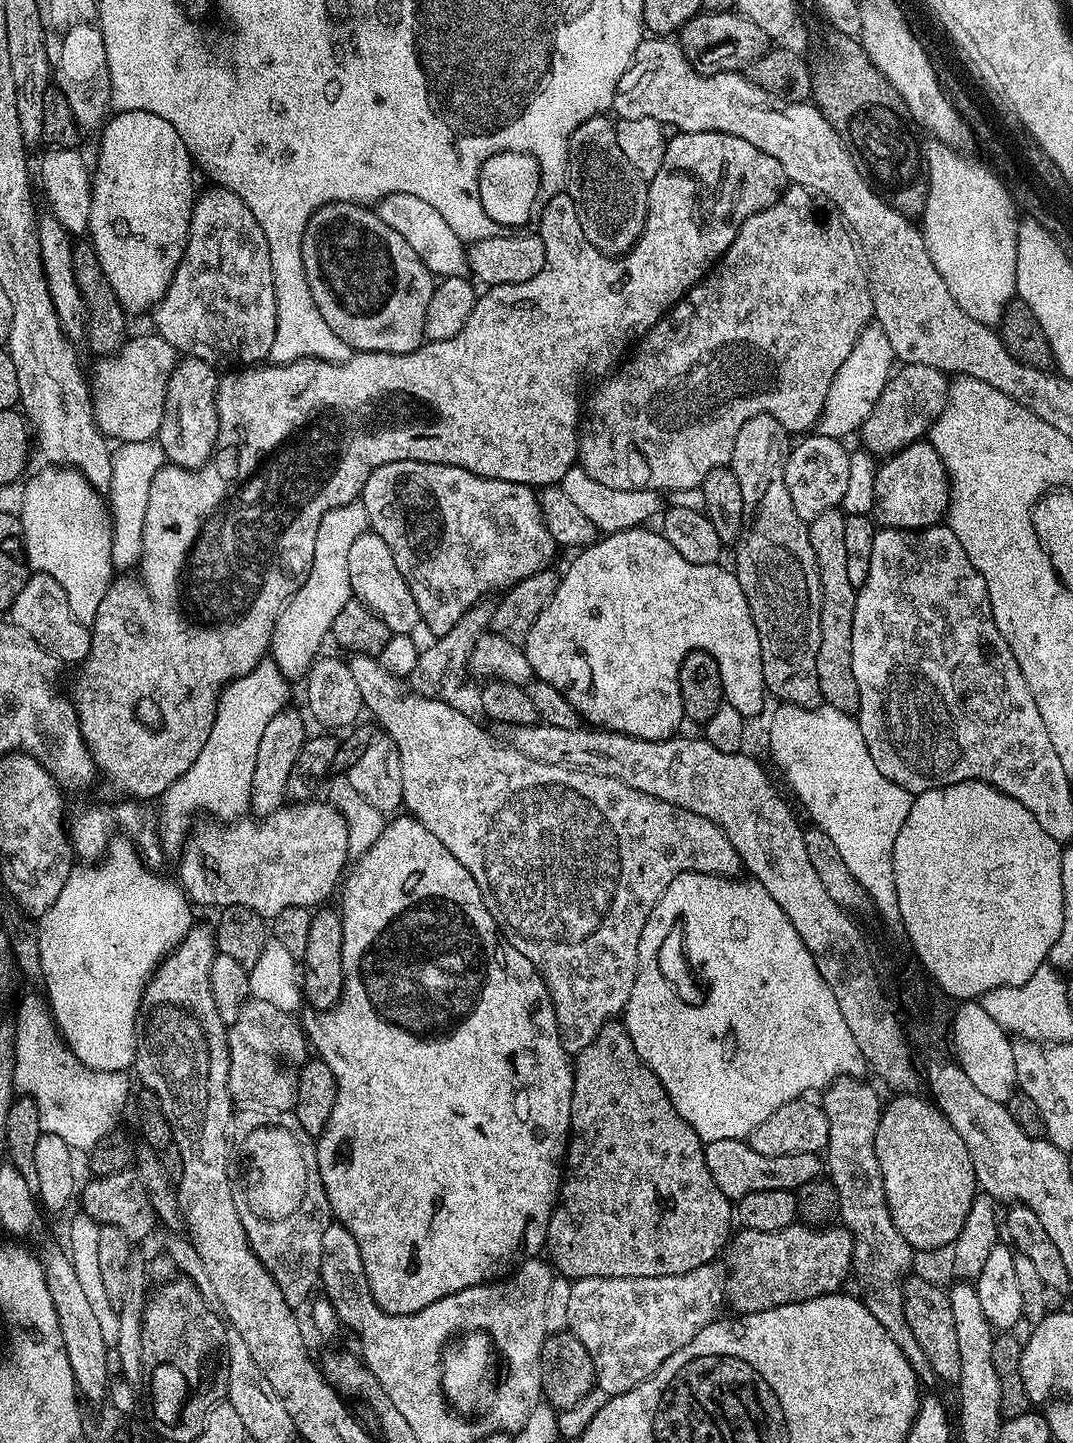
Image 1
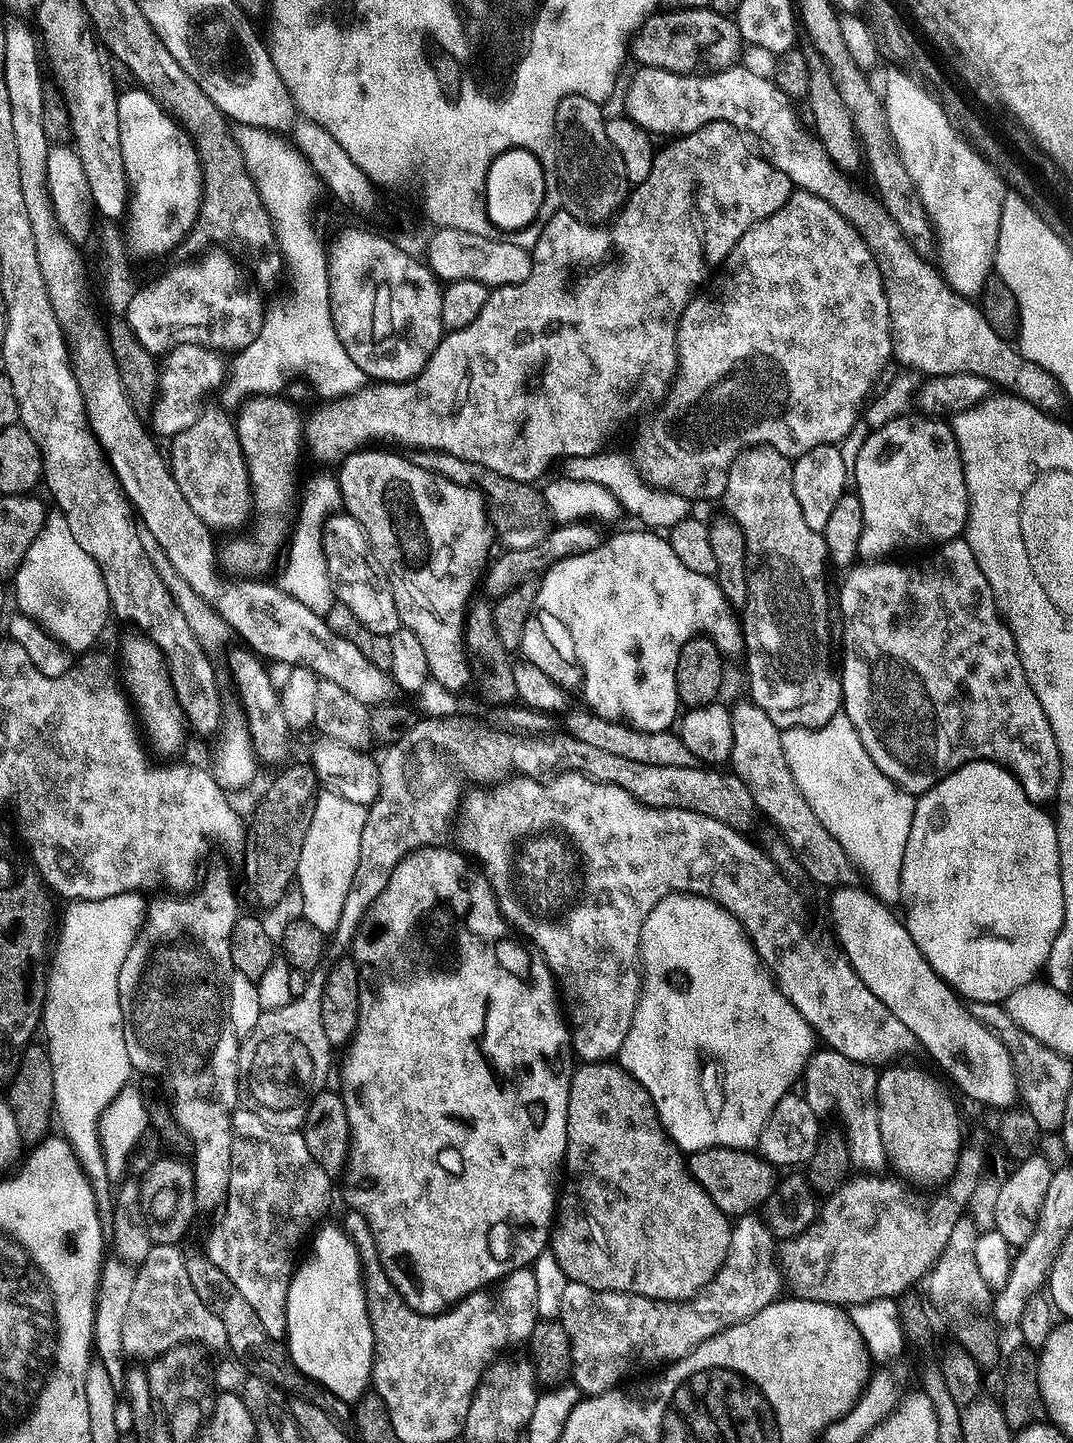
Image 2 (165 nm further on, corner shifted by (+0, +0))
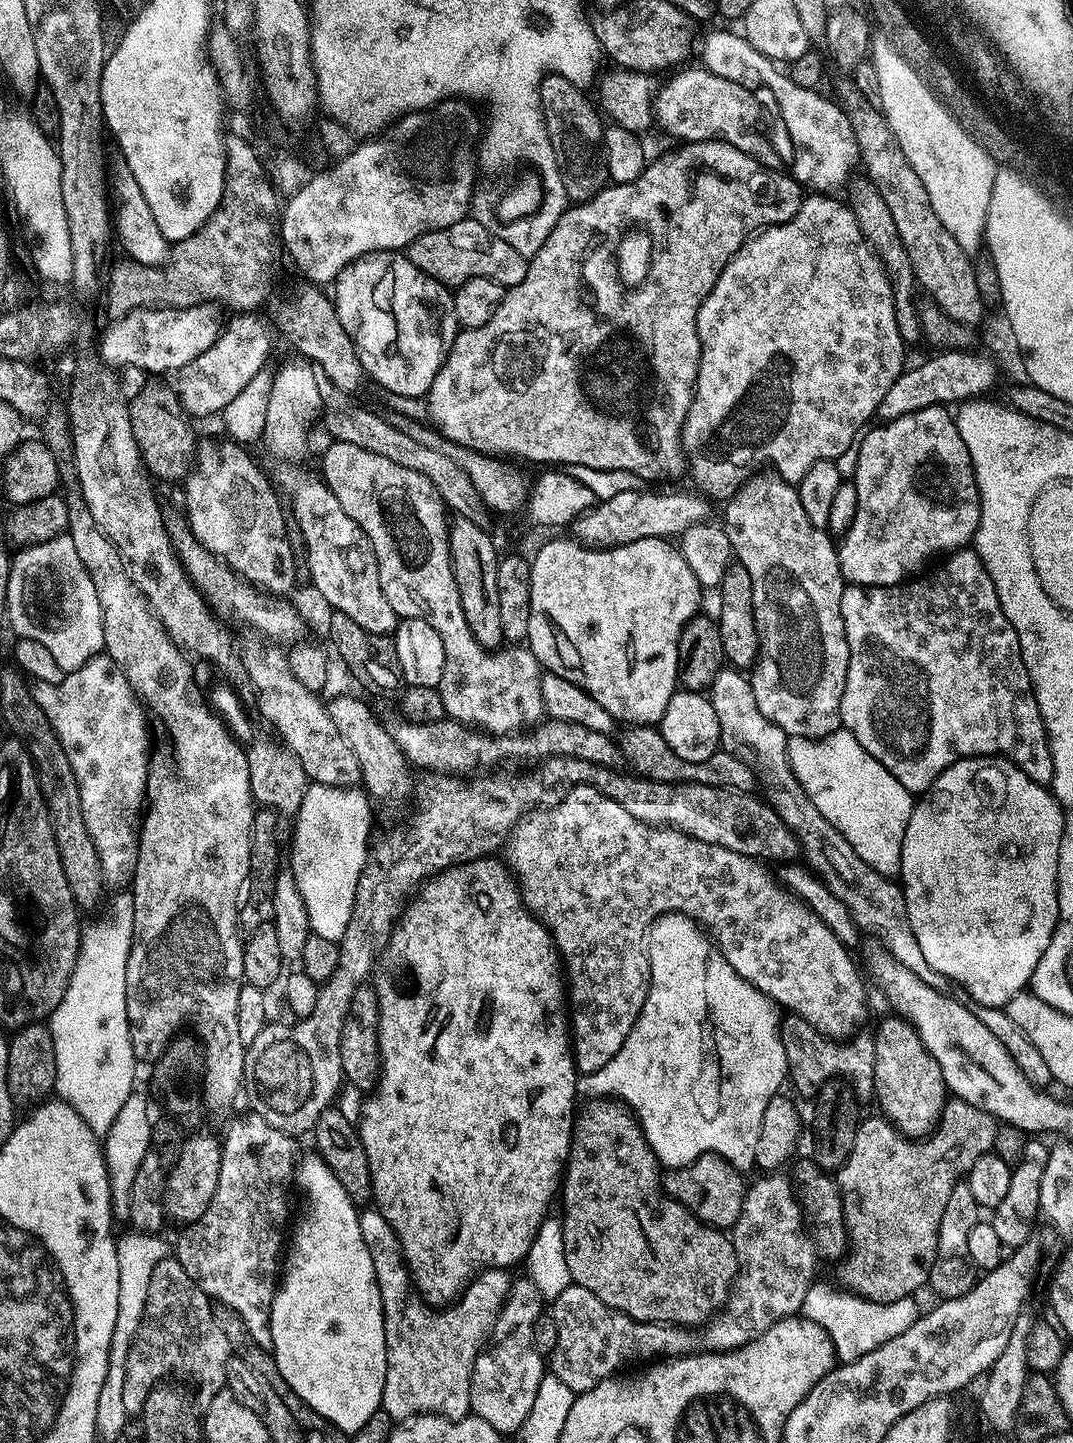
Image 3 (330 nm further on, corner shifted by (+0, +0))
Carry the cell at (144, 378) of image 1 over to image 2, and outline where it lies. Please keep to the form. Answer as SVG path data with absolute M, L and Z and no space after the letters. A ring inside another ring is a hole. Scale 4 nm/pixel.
M179 344L177 348L172 348L169 352L163 353L158 364L160 384L156 387L156 403L150 409L153 424L151 424L151 427L157 437L171 438L177 436L182 430L186 430L186 426L193 424L200 416L202 405L205 403L205 401L203 402L204 394L219 389L226 379L226 364L225 361L223 364L220 360L223 360L221 353L214 352L211 348L203 348L197 344Z

